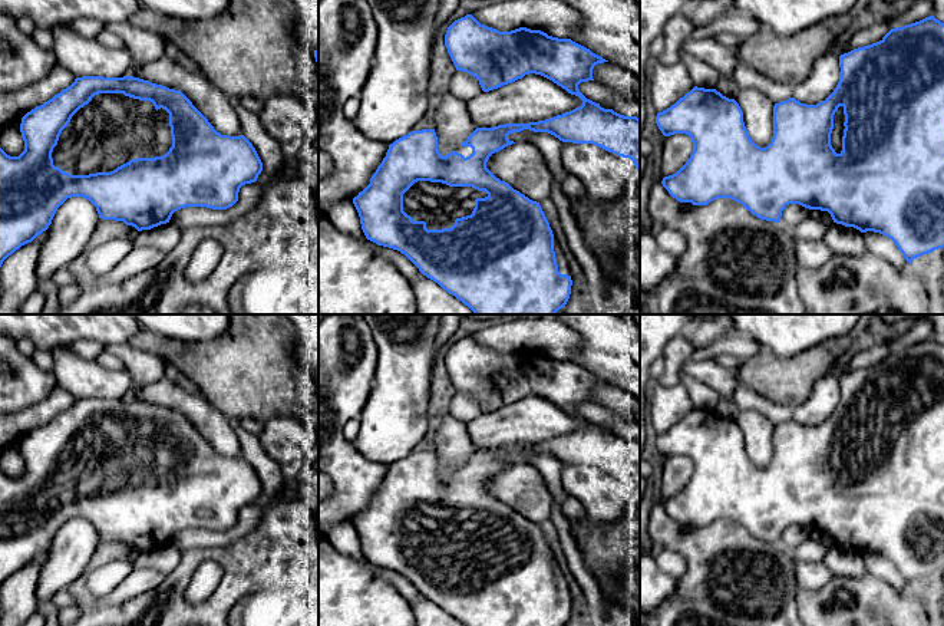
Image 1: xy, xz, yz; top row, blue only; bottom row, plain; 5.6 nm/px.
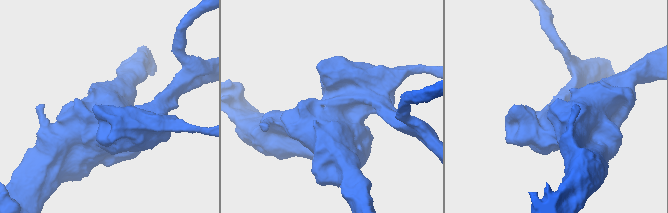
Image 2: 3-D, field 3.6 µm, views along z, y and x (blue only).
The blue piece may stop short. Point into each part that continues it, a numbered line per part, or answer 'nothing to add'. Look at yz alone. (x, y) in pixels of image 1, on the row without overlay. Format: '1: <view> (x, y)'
1: yz (837, 455)

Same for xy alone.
1: xy (109, 452)

